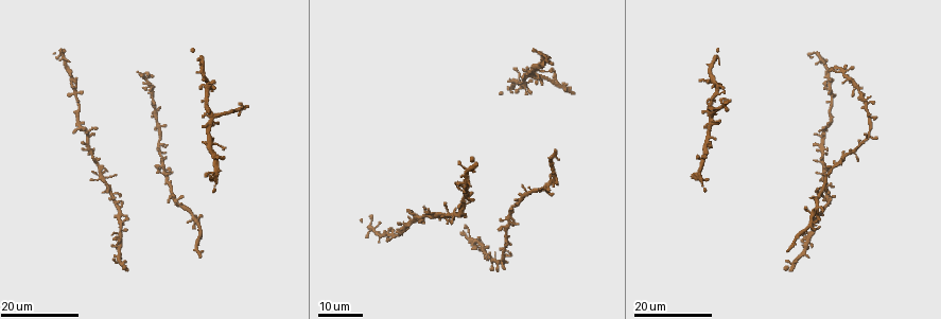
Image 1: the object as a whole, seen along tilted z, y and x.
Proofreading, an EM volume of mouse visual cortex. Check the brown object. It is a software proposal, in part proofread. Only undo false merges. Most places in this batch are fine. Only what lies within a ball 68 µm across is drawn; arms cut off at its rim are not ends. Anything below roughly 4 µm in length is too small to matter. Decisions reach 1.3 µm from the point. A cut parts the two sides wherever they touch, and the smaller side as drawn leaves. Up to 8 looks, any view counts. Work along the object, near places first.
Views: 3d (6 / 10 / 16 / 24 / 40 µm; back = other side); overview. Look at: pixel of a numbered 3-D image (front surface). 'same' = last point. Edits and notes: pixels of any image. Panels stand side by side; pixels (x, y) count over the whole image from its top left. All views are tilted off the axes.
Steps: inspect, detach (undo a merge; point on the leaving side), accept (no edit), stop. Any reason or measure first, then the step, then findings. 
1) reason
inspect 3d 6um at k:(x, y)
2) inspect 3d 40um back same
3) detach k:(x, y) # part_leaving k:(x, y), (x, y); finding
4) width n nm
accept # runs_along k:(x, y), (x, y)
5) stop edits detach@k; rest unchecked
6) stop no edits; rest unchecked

sudden change in width
inspect 3d 24um at 1:(105, 176)

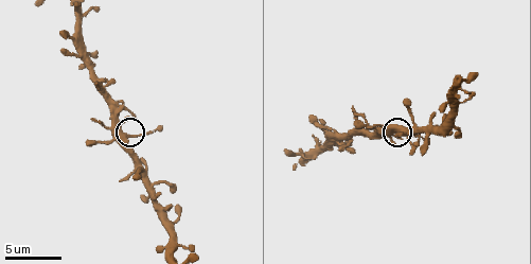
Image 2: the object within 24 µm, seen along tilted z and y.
inspect 3d 10um at 2:(131, 135)

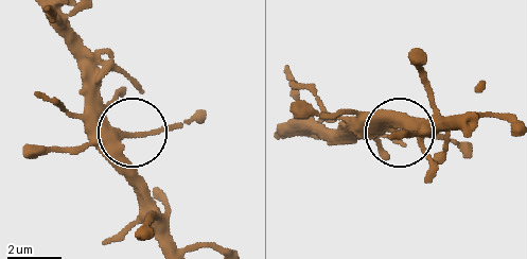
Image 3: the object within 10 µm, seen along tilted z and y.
width 250 nm
accept # one cell here

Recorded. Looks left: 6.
three arms meet
inspect 3d 24um at 1:(811, 214)

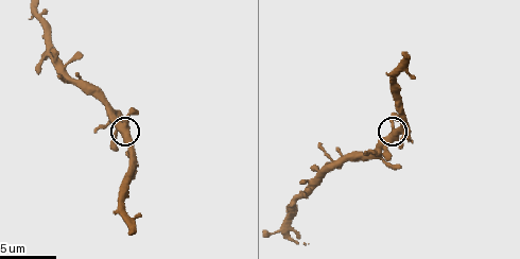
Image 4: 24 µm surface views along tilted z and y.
inspect 3d 6um at 4:(126, 127)

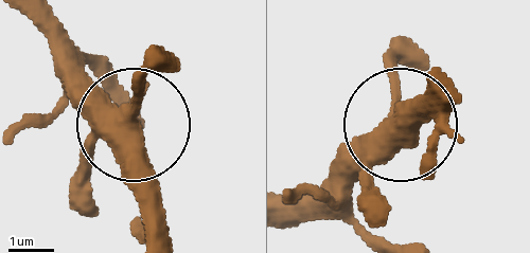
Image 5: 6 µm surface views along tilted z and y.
accept # all the same cell

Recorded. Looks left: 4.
four-way junction
inspect 3d 16um at 1:(501, 260)

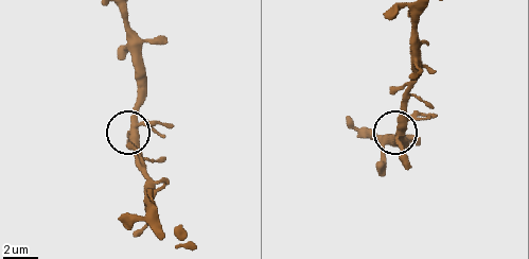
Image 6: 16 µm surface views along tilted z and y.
inspect 3d 6um at 6:(399, 132)

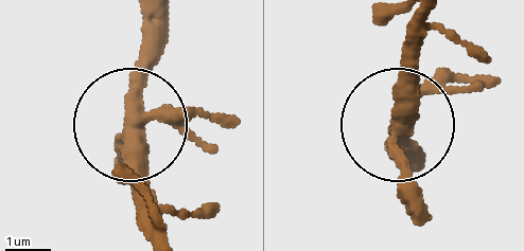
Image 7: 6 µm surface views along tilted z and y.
width 330 nm
accept # all the same cell

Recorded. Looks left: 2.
four or more arms meet
inspect 3d 16um at 1:(471, 238)

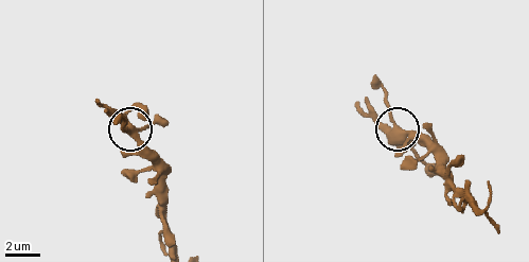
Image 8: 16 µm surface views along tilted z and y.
inspect 3d 10um at 8:(392, 129)

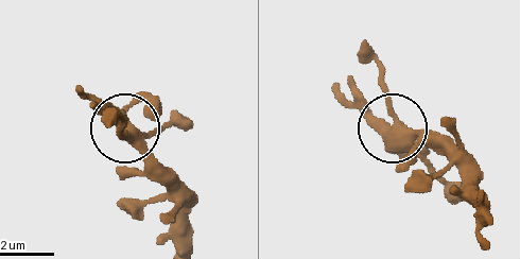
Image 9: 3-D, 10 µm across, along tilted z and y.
arms 4
accept # continuous, no second cell

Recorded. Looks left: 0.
stop no edits; rest unchecked

